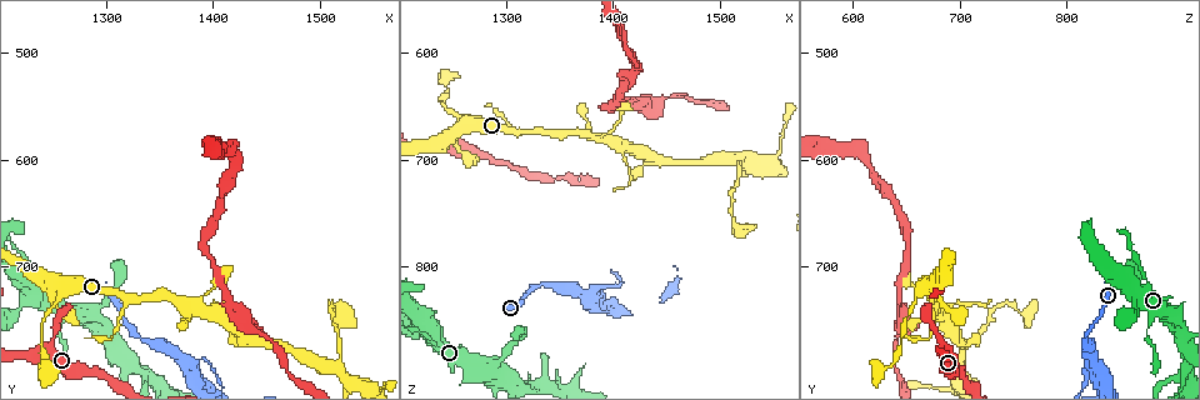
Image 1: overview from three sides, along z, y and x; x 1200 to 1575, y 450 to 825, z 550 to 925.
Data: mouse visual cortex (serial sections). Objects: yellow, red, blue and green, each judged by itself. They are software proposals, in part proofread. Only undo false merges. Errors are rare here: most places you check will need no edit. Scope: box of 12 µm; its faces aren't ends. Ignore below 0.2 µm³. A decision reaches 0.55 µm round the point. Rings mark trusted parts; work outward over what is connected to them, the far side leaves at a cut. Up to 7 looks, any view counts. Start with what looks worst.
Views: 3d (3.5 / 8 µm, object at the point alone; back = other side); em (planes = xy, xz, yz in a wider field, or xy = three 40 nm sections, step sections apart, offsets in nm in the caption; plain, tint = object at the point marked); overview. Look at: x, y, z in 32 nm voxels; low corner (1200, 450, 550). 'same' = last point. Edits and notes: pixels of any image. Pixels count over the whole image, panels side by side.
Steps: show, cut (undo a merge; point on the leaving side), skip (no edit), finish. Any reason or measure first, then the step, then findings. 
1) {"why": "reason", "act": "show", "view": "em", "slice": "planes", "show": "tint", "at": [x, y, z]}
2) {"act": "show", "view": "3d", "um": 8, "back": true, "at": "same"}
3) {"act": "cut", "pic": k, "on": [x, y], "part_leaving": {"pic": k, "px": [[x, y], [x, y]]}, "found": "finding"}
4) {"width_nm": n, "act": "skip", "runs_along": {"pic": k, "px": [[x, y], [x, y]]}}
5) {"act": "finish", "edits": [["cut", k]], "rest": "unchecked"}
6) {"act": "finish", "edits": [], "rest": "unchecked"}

{"act": "show", "view": "3d", "um": 3.5, "at": [1376, 790, 826]}

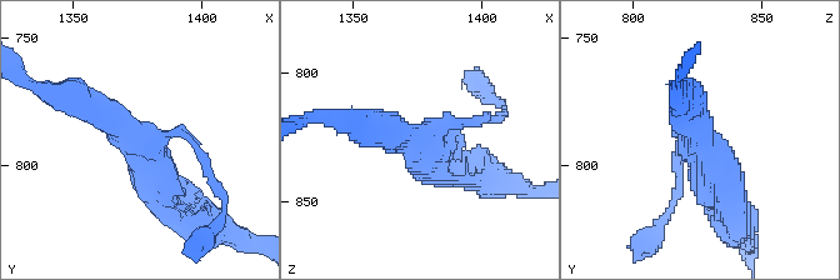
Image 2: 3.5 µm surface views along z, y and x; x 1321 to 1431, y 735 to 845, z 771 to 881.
{"why": "need the tissue", "act": "show", "view": "em", "slice": "planes", "show": "tint", "at": [1378, 791, 826]}

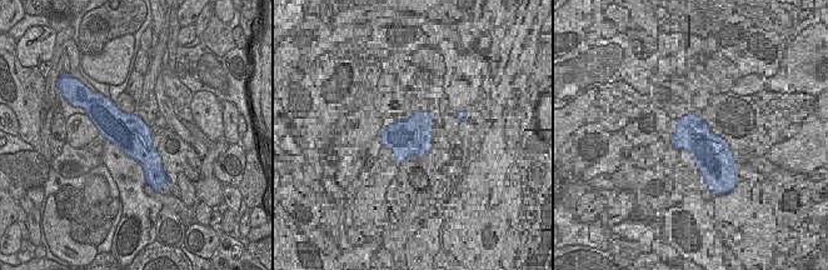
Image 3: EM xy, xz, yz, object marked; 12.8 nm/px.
{"act": "skip", "runs_along": {"pic": 2, "px": [[75, 96], [144, 143], [171, 208]]}, "found": "all the same cell"}

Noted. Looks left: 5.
{"why": "calibre changes", "act": "show", "view": "3d", "um": 3.5, "at": [1232, 706, 872]}

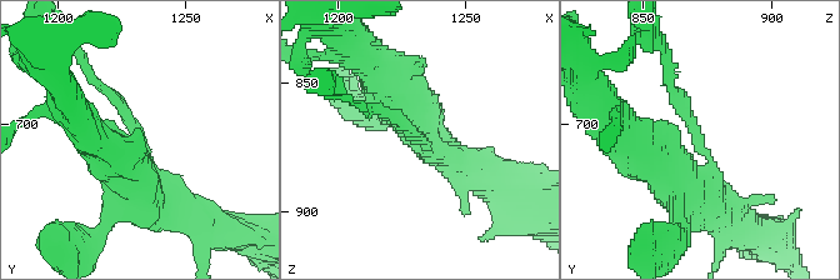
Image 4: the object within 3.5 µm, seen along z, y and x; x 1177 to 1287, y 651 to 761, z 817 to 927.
{"arm_widths_nm": [150, 400], "act": "show", "view": "em", "slice": "xy", "step": 3, "show": "tint", "at": [1231, 704, 870]}

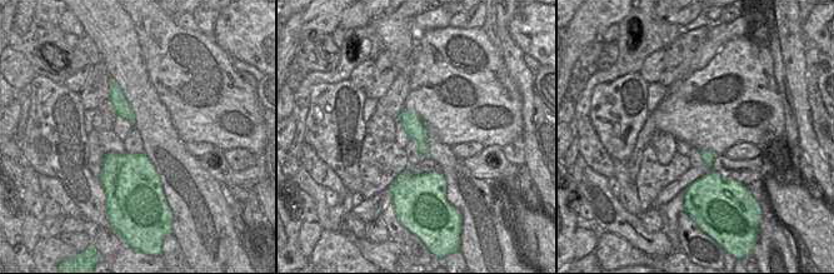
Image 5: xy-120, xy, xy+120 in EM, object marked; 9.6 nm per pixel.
{"act": "skip", "runs_along": {"pic": 4, "px": [[175, 204], [151, 189], [129, 116], [90, 74]]}, "found": "continuous, no second cell"}

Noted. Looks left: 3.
{"why": "four-way junction", "act": "show", "view": "3d", "um": 3.5, "at": [1336, 800, 906]}

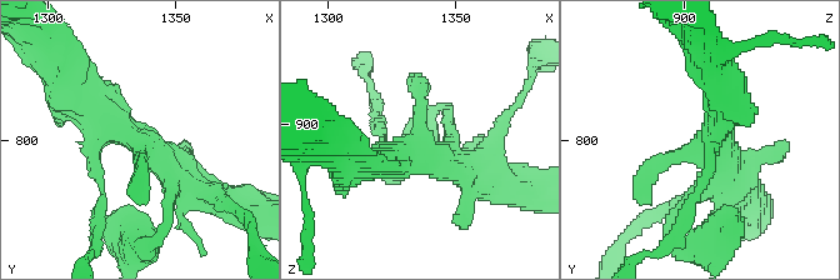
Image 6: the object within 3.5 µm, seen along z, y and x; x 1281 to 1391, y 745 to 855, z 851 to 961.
{"arms": 4, "arm_widths_nm": [200, 200, 400, 400], "why": "now the EM", "act": "show", "view": "em", "slice": "xy", "step": 1, "show": "tint", "at": [1337, 803, 905]}

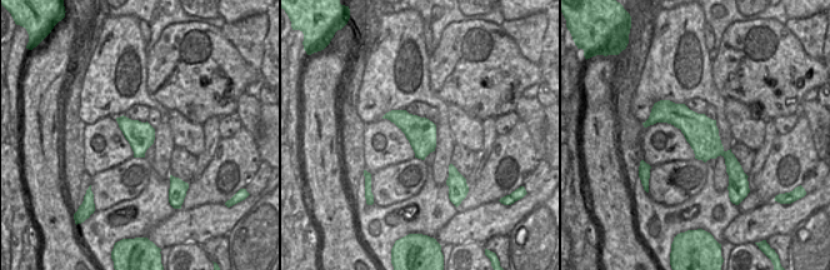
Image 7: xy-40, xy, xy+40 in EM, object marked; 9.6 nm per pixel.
{"width_nm": 280, "act": "skip", "runs_along": {"pic": 7, "px": [[656, 106], [720, 150], [733, 176]]}, "found": "all the same cell"}

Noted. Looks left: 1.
{"act": "finish", "edits": [], "rest": "unchecked"}

